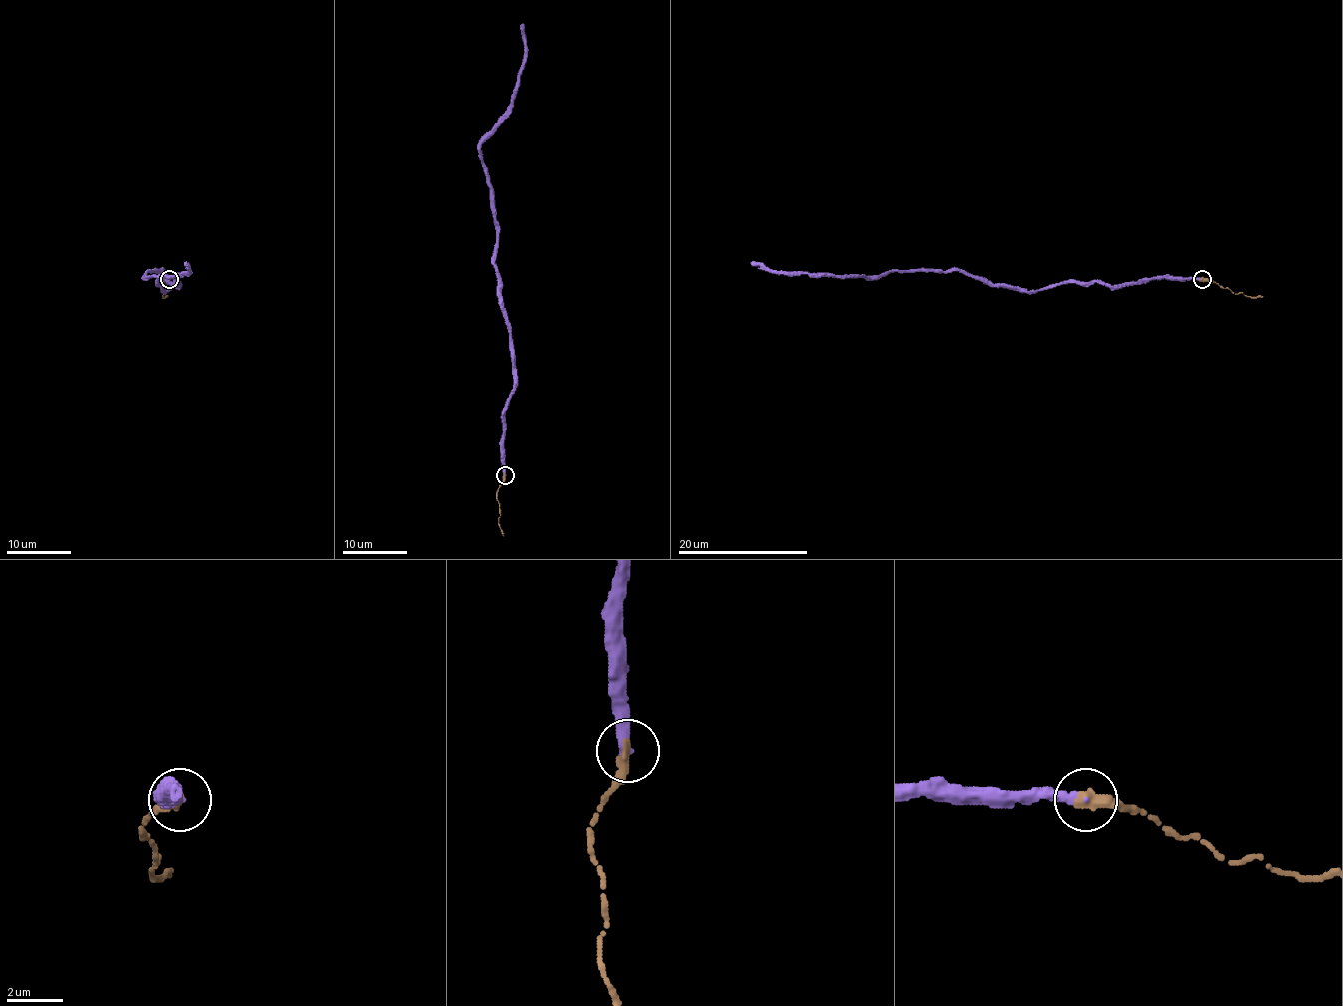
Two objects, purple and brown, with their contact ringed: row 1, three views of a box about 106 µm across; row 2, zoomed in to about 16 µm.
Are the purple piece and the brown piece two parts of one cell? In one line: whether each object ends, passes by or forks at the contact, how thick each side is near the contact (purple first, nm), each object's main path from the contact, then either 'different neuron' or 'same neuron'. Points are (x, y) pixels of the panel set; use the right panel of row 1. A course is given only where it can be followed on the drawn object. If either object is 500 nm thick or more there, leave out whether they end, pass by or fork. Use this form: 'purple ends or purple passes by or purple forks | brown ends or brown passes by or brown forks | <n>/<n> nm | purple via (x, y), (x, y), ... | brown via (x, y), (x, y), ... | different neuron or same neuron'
purple ends | brown ends | 400/440 nm | purple via (1201, 279), (1071, 282), (1028, 292), (958, 269), (831, 275), (765, 271), (750, 262) | brown via (1201, 279), (1213, 280), (1224, 288), (1248, 297), (1263, 297) | different neuron

